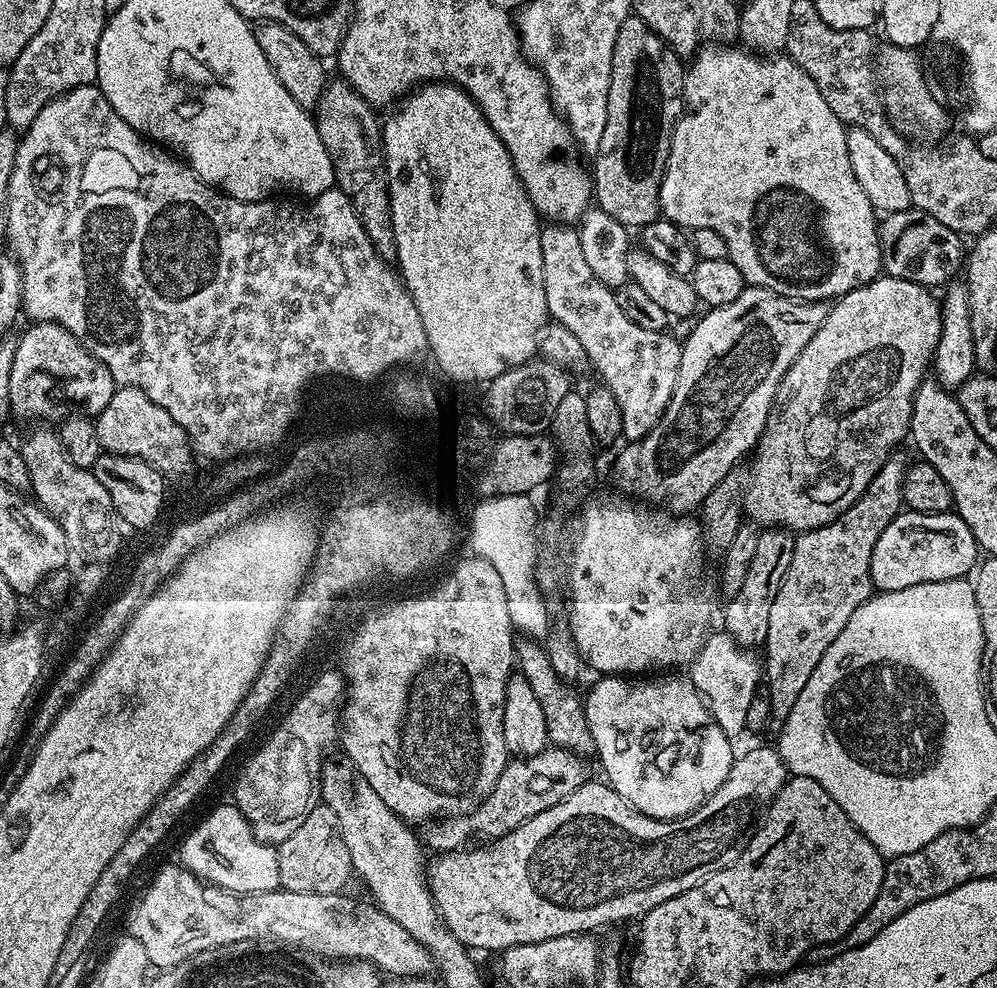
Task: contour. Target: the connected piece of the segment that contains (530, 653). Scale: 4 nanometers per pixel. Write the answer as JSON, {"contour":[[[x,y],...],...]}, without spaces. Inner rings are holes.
{"contour":[[[524,638],[515,645],[514,656],[518,661],[519,675],[530,682],[530,690],[534,690],[538,702],[542,702],[542,714],[546,714],[546,730],[548,731],[548,742],[553,748],[566,748],[570,752],[584,754],[592,748],[592,735],[586,722],[584,713],[584,702],[581,693],[576,693],[575,687],[569,686],[561,680],[560,675],[554,670],[547,651],[540,648],[539,643]]]}

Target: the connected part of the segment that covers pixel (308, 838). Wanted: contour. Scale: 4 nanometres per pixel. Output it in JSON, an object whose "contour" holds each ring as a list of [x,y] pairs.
{"contour":[[[322,802],[316,805],[306,822],[290,834],[276,848],[278,854],[278,874],[280,888],[285,892],[298,894],[340,894],[347,886],[348,879],[353,879],[350,850],[342,842],[342,830],[338,826],[338,814]]]}

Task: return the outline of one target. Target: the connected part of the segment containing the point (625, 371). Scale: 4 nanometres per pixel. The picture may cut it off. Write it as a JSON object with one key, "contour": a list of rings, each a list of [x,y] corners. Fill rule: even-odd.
{"contour":[[[549,223],[541,227],[540,241],[549,317],[582,342],[589,365],[604,379],[603,387],[614,394],[618,410],[622,410],[623,439],[641,440],[660,421],[674,394],[682,344],[667,331],[642,330],[622,314],[615,291],[598,282],[590,271],[575,227]]]}

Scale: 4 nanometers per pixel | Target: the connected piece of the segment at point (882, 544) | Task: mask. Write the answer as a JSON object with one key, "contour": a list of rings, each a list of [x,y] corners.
{"contour":[[[901,510],[890,526],[882,530],[878,542],[874,542],[874,554],[870,558],[873,589],[893,592],[926,582],[963,580],[977,567],[976,552],[978,545],[974,534],[970,534],[970,526],[955,511],[922,514]]]}

